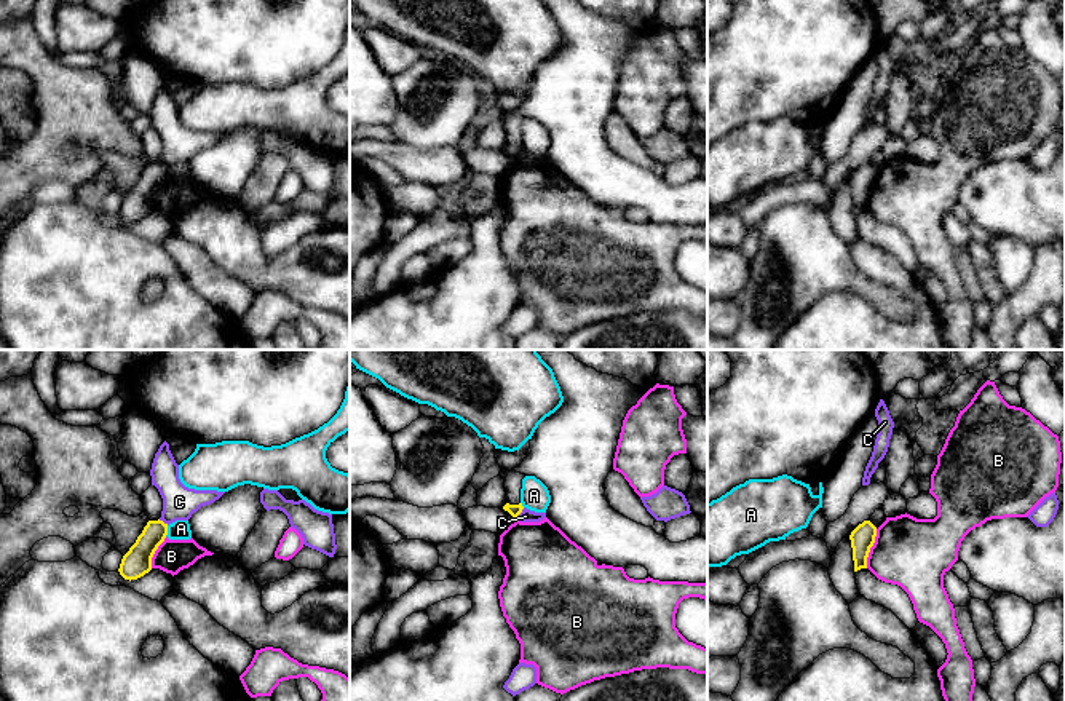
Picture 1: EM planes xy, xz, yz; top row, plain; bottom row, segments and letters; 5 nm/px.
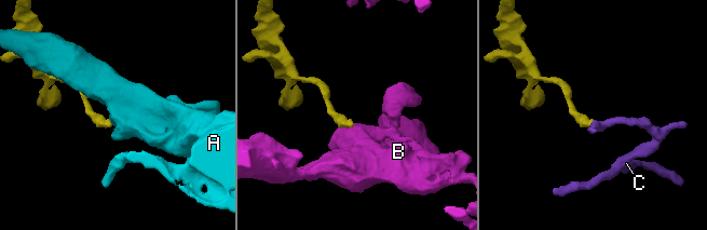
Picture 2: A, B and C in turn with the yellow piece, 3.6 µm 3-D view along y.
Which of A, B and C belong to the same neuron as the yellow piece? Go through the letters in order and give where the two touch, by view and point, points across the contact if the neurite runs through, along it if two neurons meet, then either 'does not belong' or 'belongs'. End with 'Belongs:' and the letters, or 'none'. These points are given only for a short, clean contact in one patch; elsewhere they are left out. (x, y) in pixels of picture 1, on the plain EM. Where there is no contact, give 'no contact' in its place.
A: contact xy (166, 173); does not belong
B: contact yz (871, 189); does not belong
C: contact xz (521, 154); border xz (524, 150), (516, 160); does not belong
Belongs: none

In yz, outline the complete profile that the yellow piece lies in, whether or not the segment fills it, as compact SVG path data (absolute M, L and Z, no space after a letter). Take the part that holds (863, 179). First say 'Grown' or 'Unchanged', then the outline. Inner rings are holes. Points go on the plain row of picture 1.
Unchanged. M870 163L859 166L849 177L854 214L867 211L867 200L875 185L877 169Z

